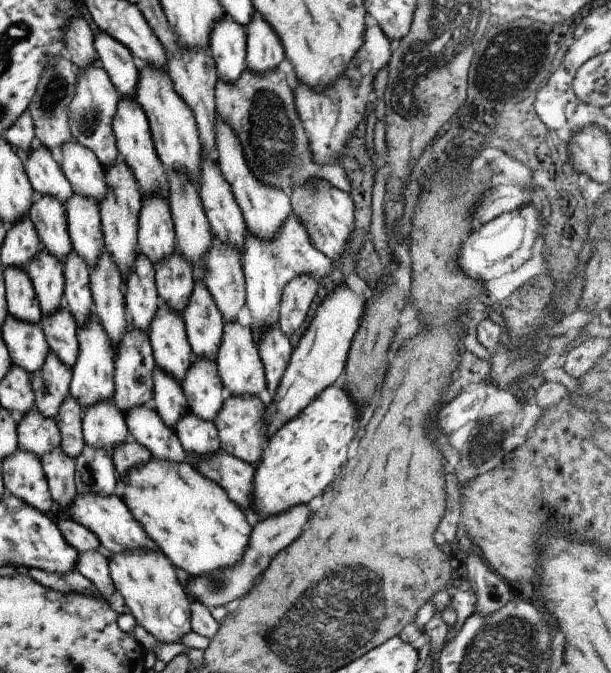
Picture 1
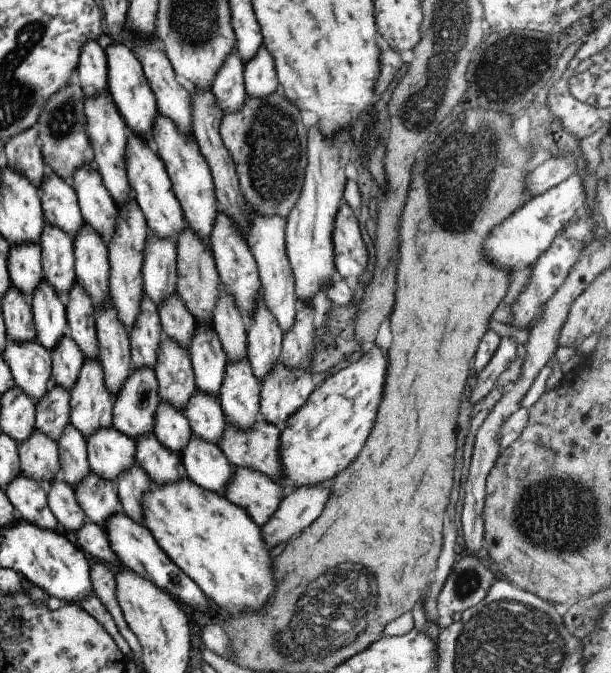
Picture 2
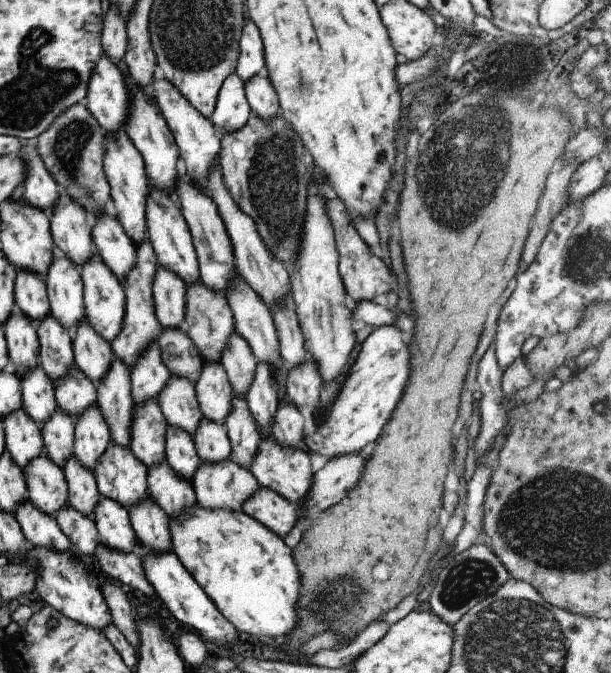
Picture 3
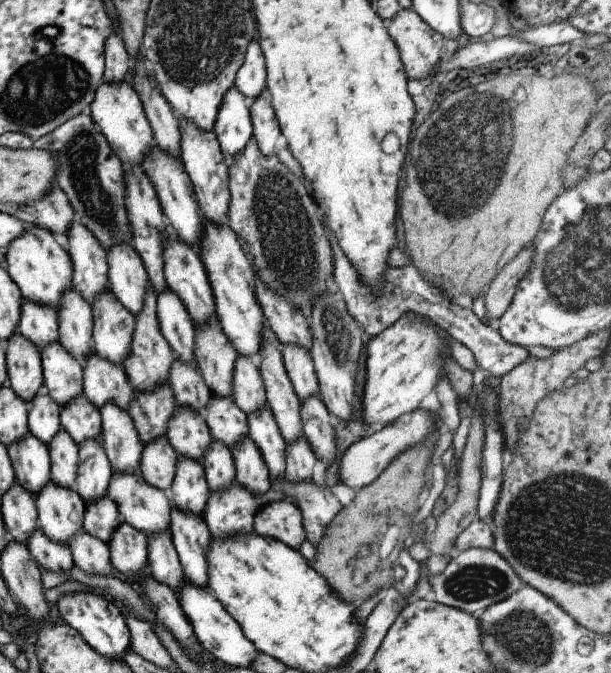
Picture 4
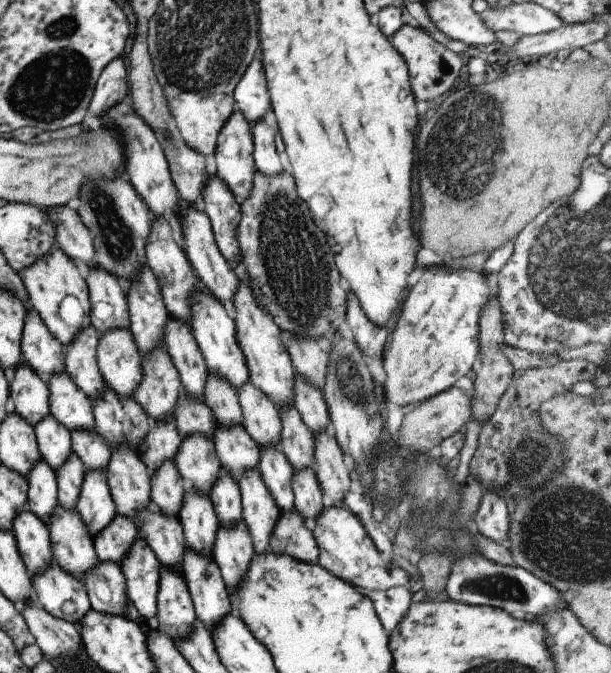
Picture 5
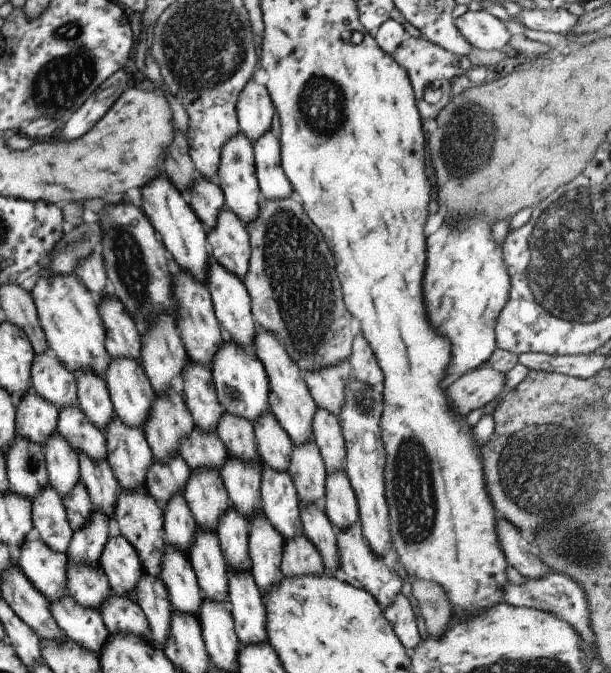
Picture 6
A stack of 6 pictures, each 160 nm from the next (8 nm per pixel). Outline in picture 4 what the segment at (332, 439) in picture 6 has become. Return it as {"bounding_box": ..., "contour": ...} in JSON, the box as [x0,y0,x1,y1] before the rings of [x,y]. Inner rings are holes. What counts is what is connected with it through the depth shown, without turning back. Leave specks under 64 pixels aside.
{"bounding_box":[282,344,318,402],"contour":[[[282,344],[282,361],[299,402],[318,392],[318,380],[308,350],[296,344]]]}

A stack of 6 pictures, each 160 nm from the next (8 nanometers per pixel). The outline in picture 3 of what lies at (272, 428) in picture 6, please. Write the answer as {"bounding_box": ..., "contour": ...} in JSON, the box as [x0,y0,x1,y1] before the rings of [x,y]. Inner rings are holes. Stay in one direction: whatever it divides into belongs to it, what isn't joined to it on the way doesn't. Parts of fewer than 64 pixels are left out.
{"bounding_box":[218,331,257,395],"contour":[[[233,331],[226,338],[218,360],[226,372],[233,395],[243,395],[253,378],[257,360],[247,341]]]}

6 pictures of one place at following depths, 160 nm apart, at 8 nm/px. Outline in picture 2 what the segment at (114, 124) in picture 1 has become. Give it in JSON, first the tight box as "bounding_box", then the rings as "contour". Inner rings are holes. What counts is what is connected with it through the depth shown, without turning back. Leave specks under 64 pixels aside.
{"bounding_box":[124,130,186,239],"contour":[[[130,130],[124,146],[124,167],[131,196],[138,204],[151,234],[156,238],[175,239],[185,228],[186,222],[180,204],[172,191],[171,181],[152,145],[139,135],[131,133]]]}

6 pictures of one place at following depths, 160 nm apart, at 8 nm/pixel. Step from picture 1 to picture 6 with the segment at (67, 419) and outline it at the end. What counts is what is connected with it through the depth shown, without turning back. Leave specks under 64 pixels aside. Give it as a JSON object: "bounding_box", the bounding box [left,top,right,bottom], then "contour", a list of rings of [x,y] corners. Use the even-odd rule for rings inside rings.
{"bounding_box":[97,536,143,597],"contour":[[[111,536],[105,541],[97,564],[105,573],[111,592],[124,597],[133,596],[143,568],[137,551],[124,536]]]}

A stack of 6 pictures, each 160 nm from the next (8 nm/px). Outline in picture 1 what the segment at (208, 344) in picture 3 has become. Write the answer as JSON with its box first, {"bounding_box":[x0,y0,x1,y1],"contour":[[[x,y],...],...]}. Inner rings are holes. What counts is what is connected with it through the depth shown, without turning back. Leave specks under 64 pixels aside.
{"bounding_box":[166,171,212,283],"contour":[[[167,171],[166,177],[168,180],[167,201],[174,226],[176,244],[174,250],[191,261],[192,269],[194,270],[192,273],[193,282],[201,281],[203,283],[200,276],[200,260],[209,248],[212,232],[200,203],[197,184],[194,185],[183,173],[178,173],[177,171]]]}

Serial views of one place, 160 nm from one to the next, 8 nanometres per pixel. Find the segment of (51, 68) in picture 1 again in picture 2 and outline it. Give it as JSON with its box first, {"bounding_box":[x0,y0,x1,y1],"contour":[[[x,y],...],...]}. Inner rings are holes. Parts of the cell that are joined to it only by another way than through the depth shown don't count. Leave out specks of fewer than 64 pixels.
{"bounding_box":[36,78,93,180],"contour":[[[75,78],[60,89],[56,90],[41,107],[36,120],[38,144],[41,149],[42,160],[51,168],[52,172],[63,180],[69,180],[72,172],[87,163],[93,165],[89,152],[88,138],[85,134],[85,121],[82,111],[84,94]]]}

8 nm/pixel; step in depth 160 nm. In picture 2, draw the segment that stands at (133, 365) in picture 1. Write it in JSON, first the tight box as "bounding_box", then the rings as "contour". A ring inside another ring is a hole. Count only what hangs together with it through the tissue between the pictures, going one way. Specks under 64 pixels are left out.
{"bounding_box":[111,366,160,441],"contour":[[[132,366],[113,398],[111,427],[135,441],[139,435],[152,432],[154,412],[160,396],[151,367]]]}

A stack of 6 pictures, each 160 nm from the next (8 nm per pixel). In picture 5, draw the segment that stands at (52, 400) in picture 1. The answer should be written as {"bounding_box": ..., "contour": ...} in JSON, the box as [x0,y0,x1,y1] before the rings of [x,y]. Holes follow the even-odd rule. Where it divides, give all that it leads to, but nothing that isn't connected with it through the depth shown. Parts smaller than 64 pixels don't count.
{"bounding_box":[56,450,84,509],"contour":[[[71,450],[56,470],[56,499],[63,508],[70,509],[76,506],[84,466],[79,457]]]}

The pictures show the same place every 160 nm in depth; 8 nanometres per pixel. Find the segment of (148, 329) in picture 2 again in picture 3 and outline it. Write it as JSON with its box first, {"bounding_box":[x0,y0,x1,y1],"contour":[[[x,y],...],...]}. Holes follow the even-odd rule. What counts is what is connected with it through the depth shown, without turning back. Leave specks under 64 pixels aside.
{"bounding_box":[130,341,170,405],"contour":[[[151,341],[144,353],[130,366],[130,395],[133,405],[151,397],[165,386],[170,372],[161,360],[156,341]]]}

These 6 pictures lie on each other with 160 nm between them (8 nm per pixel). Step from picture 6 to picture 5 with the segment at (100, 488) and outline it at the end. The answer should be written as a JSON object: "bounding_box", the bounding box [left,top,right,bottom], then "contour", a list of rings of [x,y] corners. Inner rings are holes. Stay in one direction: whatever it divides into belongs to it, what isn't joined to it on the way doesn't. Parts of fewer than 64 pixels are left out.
{"bounding_box":[70,429,110,469],"contour":[[[93,429],[70,432],[71,450],[79,457],[85,469],[103,469],[110,457],[110,448]]]}

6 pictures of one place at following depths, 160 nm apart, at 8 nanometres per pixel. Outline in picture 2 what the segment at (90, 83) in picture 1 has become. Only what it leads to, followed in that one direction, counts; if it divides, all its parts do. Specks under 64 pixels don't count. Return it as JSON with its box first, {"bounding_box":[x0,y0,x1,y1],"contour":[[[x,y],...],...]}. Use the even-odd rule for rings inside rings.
{"bounding_box":[82,91,131,207],"contour":[[[108,91],[84,97],[82,111],[85,121],[85,134],[88,138],[93,165],[118,207],[131,195],[124,167],[124,146],[129,134],[129,128],[127,128]]]}

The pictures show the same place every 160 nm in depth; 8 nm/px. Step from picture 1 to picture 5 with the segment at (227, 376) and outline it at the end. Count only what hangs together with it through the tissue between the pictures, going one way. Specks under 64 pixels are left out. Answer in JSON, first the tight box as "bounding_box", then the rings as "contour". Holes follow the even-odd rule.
{"bounding_box":[236,469,280,553],"contour":[[[243,469],[236,483],[240,494],[242,519],[252,536],[254,553],[269,549],[268,538],[280,510],[268,493],[260,471]]]}

